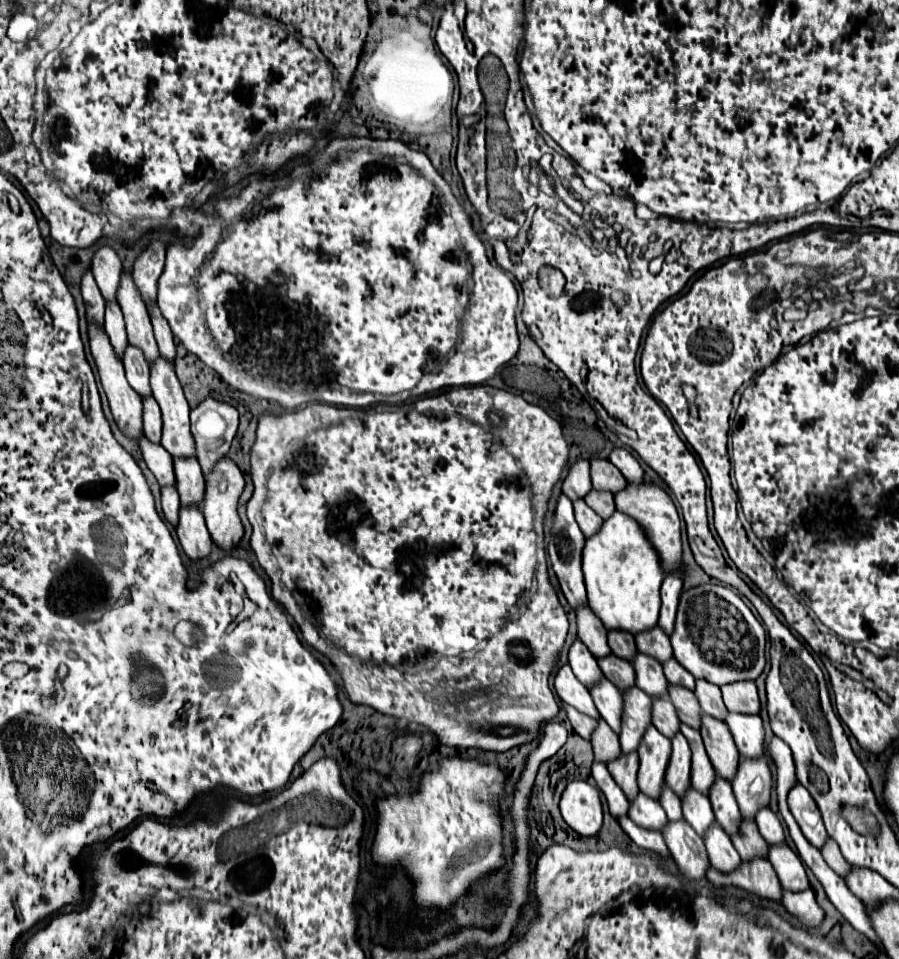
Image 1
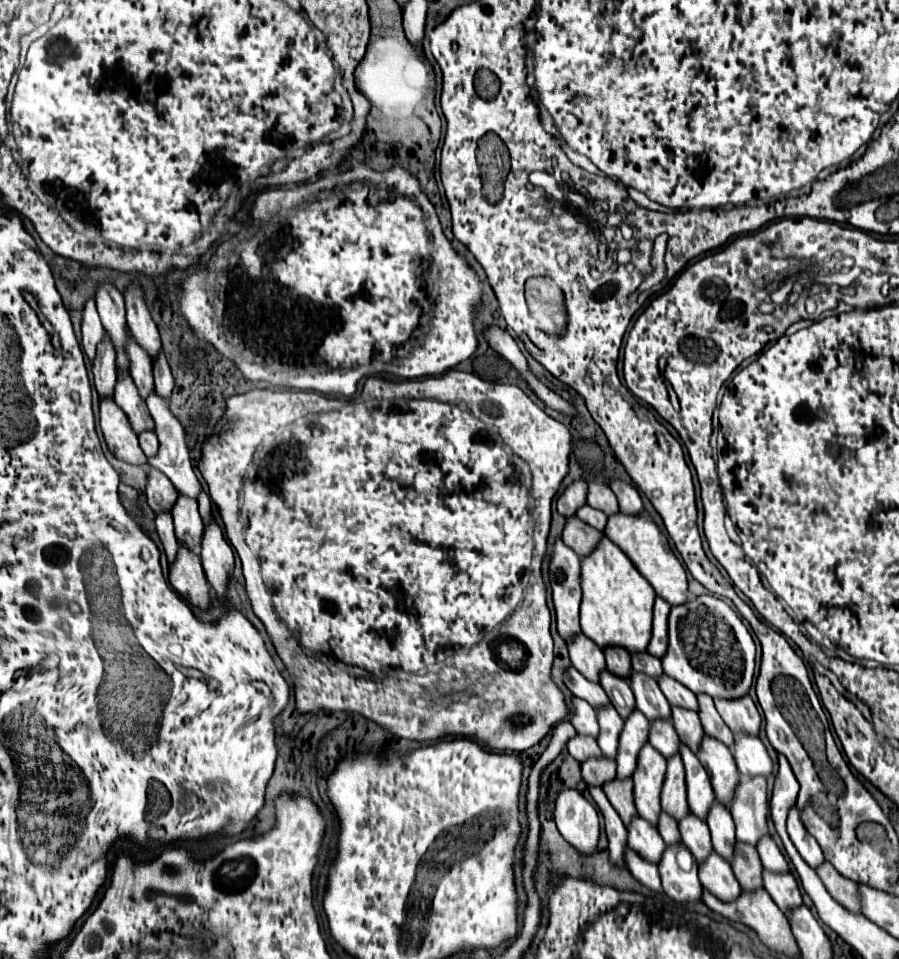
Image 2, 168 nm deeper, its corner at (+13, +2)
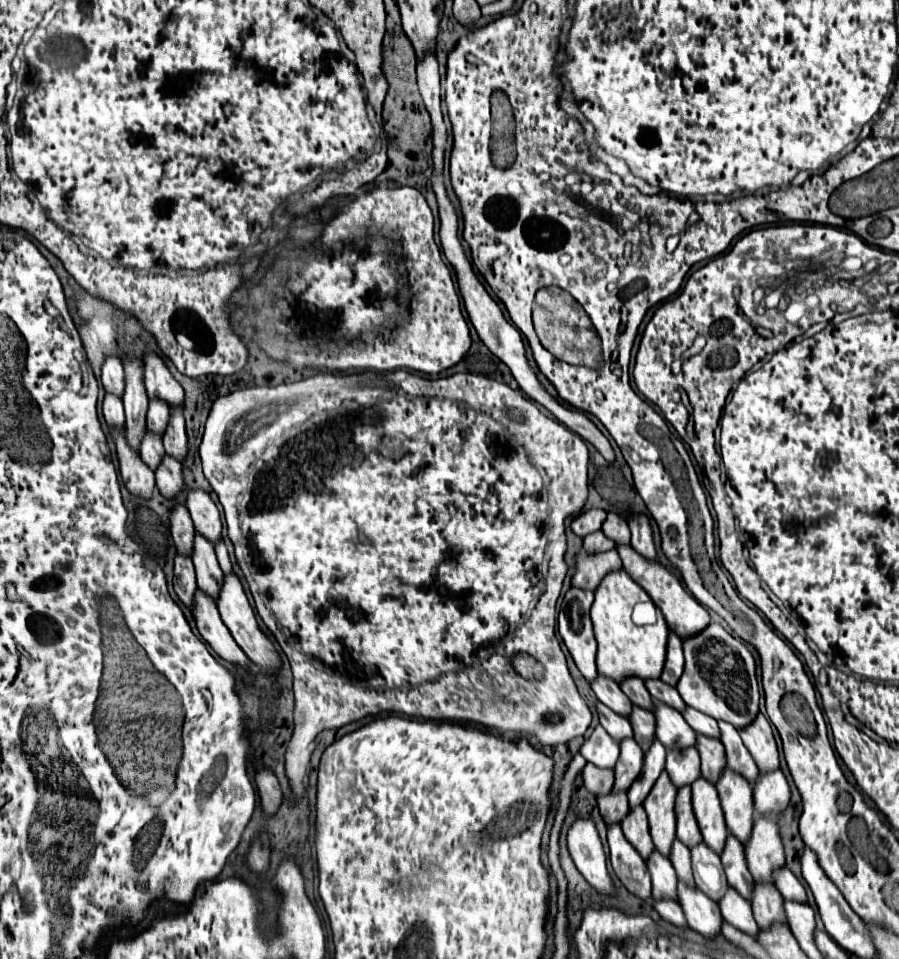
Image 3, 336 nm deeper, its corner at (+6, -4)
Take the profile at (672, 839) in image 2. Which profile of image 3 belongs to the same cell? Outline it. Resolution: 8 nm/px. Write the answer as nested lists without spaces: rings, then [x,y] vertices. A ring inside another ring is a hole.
[[[678,839],[672,843],[670,861],[672,861],[678,877],[682,877],[688,883],[694,883],[692,881],[692,869],[690,869],[690,849],[682,841],[678,841]]]

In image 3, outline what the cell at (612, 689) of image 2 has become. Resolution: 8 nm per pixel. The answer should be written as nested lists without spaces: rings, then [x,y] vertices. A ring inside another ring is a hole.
[[[632,707],[628,721],[634,729],[636,743],[646,751],[650,747],[650,741],[654,739],[654,715],[652,715],[652,711],[646,711],[642,707]]]

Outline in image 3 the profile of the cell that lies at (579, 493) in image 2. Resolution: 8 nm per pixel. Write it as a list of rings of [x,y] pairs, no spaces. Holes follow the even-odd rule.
[[[592,507],[592,509],[588,509],[588,511],[582,511],[578,517],[574,517],[570,527],[572,527],[572,531],[574,531],[576,535],[584,537],[584,535],[588,535],[588,533],[592,533],[592,531],[598,531],[598,529],[602,527],[604,519],[606,519],[606,511]]]

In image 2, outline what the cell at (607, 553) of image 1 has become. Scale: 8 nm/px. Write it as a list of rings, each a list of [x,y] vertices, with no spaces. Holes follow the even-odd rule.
[[[607,537],[599,543],[599,547],[581,559],[581,585],[583,585],[583,601],[581,601],[581,629],[583,633],[599,647],[623,647],[629,653],[647,651],[651,639],[651,619],[653,619],[653,603],[655,591],[647,583],[645,577],[635,569],[629,557],[615,549]]]

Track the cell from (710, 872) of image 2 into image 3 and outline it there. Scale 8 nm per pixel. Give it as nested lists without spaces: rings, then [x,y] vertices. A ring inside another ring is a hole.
[[[728,887],[726,889],[726,895],[718,901],[720,909],[722,909],[722,917],[738,927],[740,931],[748,933],[748,935],[756,935],[758,933],[758,925],[752,917],[752,907],[750,907],[750,901],[744,899],[742,895],[738,895],[738,891],[734,887]]]

